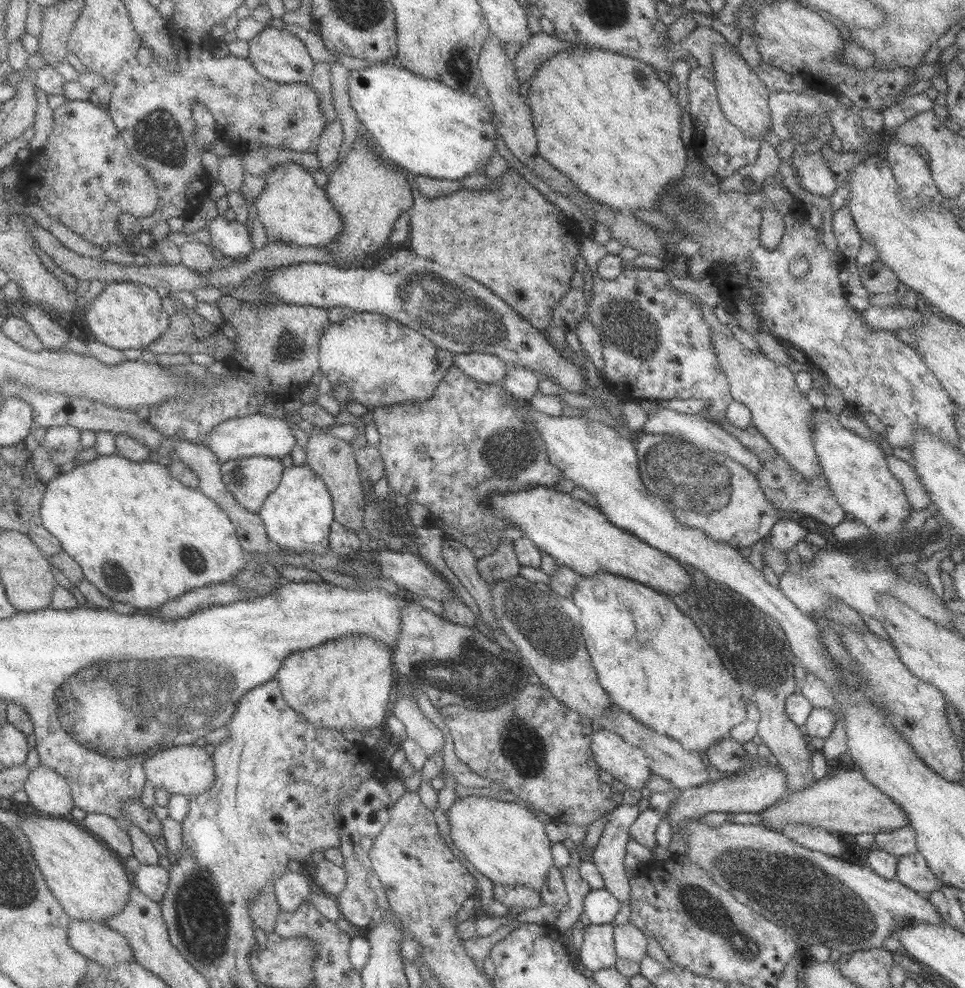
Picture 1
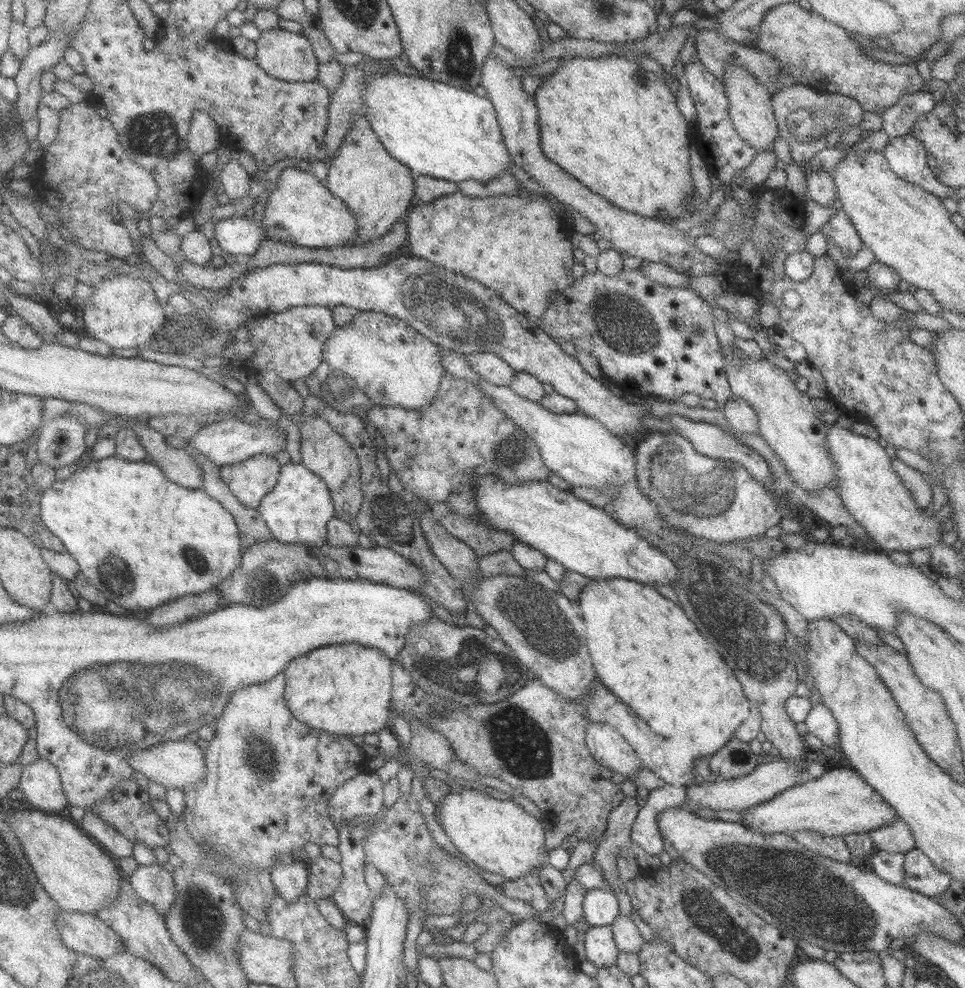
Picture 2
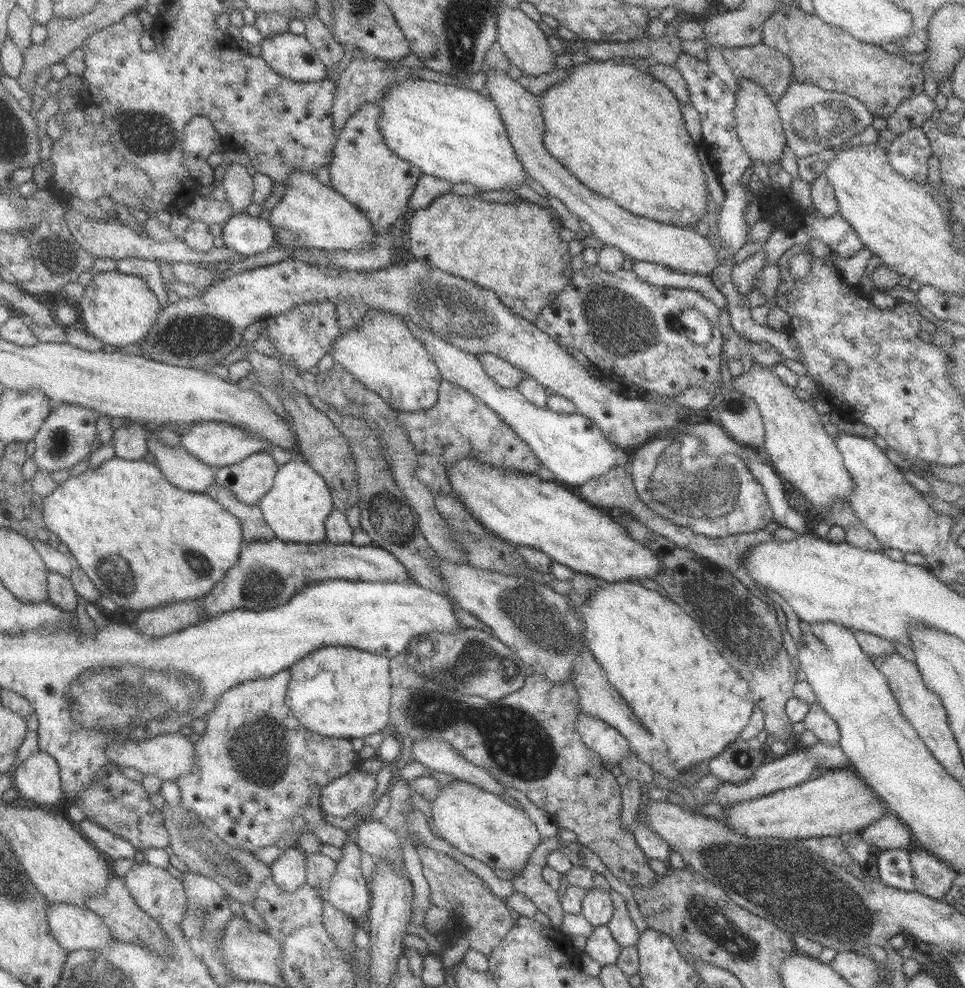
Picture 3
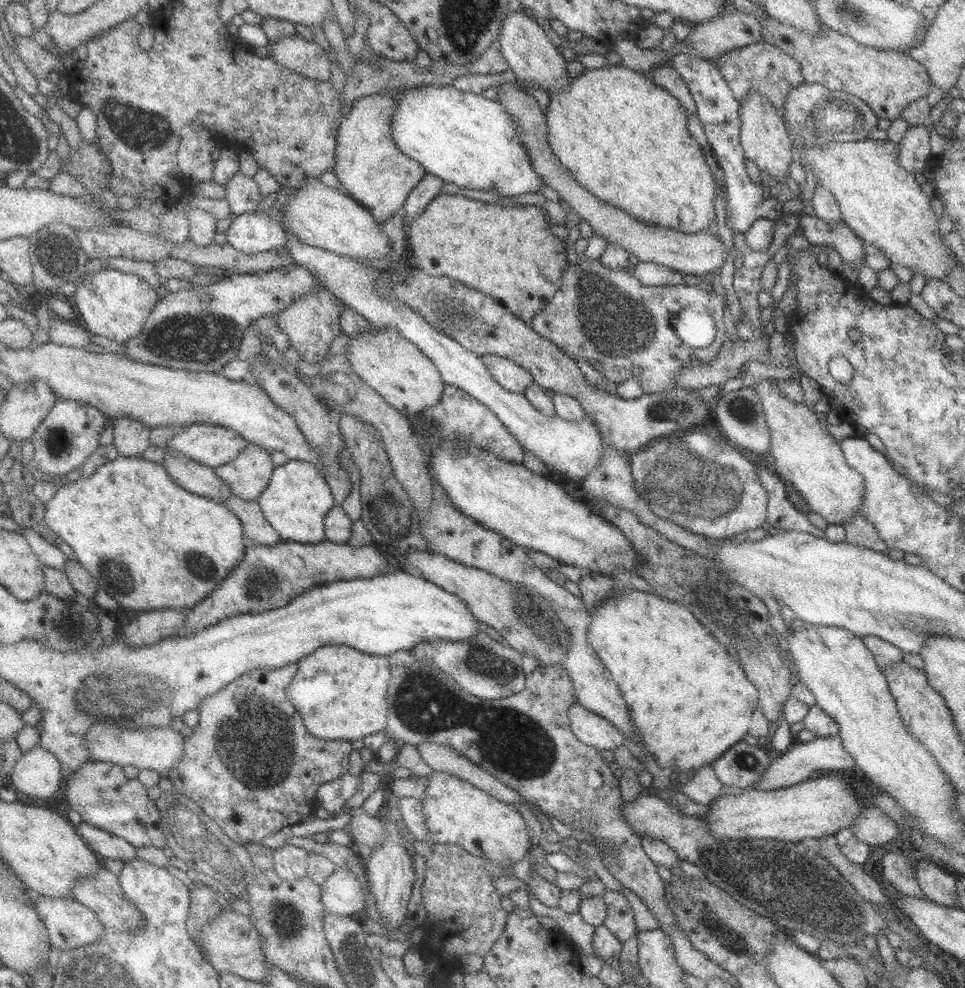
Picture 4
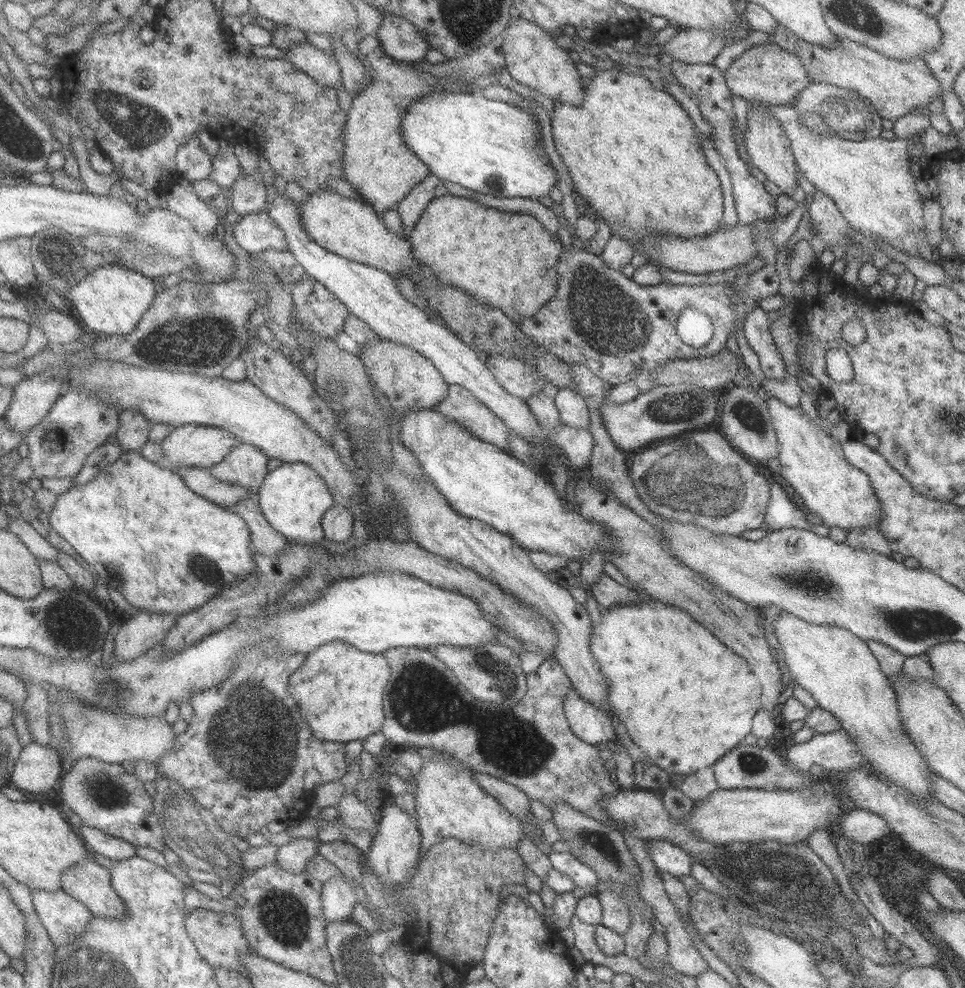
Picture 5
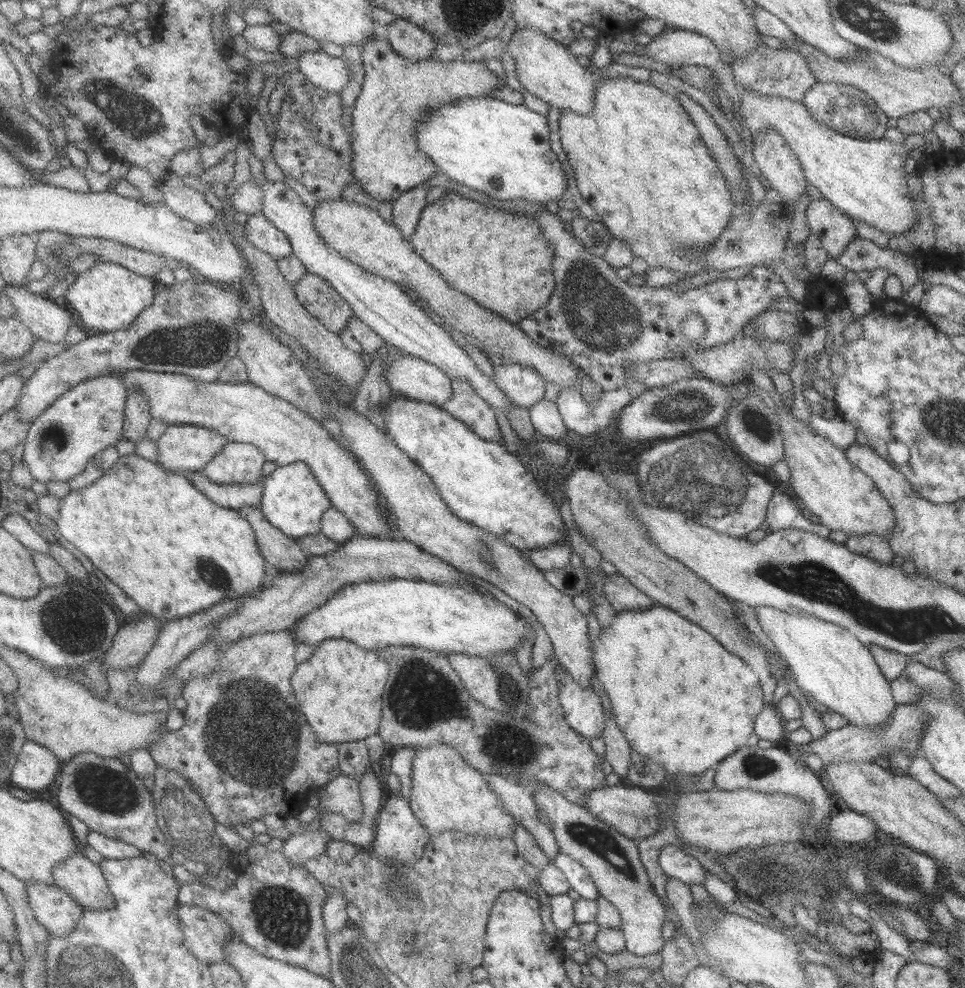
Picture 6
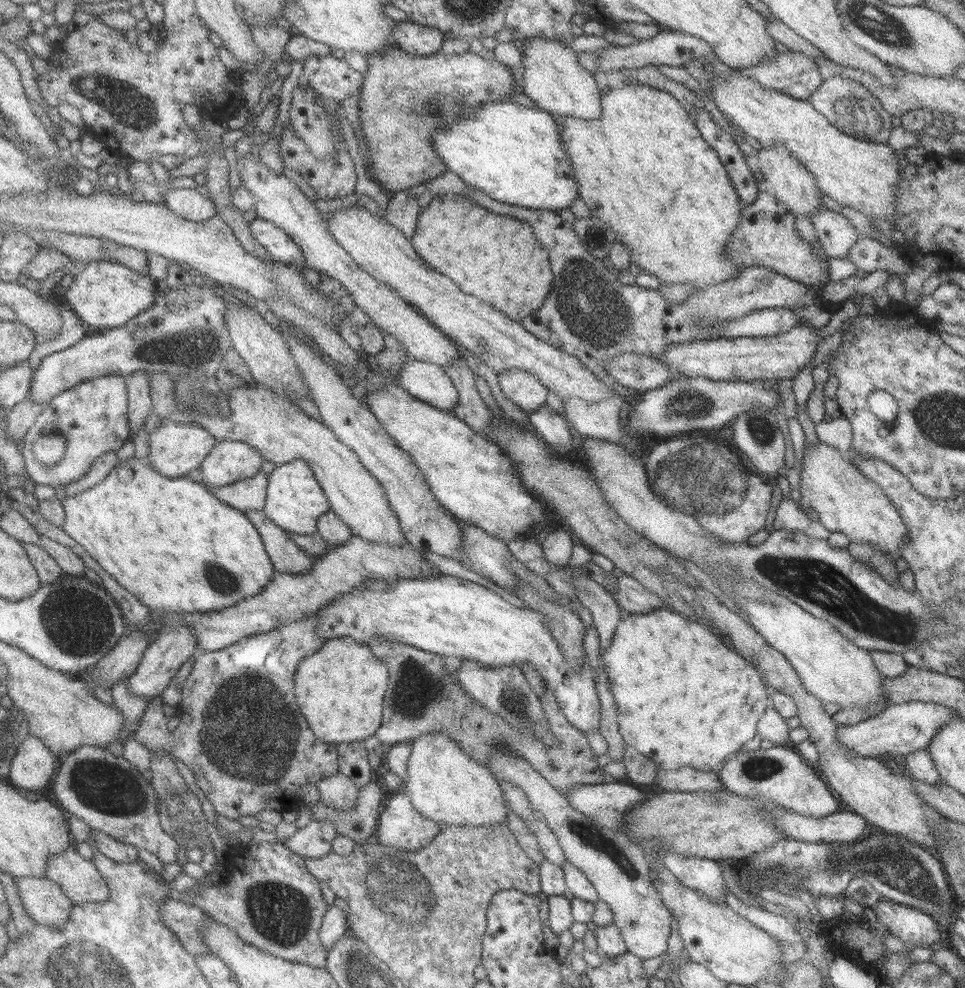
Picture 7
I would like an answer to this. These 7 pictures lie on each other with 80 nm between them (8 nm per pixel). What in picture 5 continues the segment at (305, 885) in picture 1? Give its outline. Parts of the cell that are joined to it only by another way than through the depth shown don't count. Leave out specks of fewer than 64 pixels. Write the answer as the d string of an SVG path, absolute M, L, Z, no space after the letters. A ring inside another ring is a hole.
M296 838L294 842L283 845L278 851L280 853L277 863L292 874L300 874L307 870L309 860L318 852L317 844L322 843L318 838L312 839Z

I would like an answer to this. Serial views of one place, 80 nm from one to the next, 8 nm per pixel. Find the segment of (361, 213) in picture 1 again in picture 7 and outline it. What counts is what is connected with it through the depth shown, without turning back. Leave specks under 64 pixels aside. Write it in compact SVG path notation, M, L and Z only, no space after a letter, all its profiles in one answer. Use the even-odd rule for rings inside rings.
M390 48L388 52L370 54L366 56L366 58L368 61L368 70L367 73L363 74L363 83L361 84L359 92L359 125L361 126L363 139L367 142L367 152L370 152L367 154L367 174L374 182L378 183L386 193L388 193L388 190L391 190L392 194L406 190L419 190L423 183L446 172L447 166L443 164L432 146L431 136L433 132L440 126L449 127L452 123L458 122L458 120L462 120L462 118L469 117L472 112L476 112L480 106L484 106L484 104L488 104L488 102L510 101L509 95L514 91L514 78L516 77L512 75L506 65L503 65L496 59L484 59L484 57L475 55L470 50L463 54L456 55L444 55L440 52L432 56L410 56L399 48Z

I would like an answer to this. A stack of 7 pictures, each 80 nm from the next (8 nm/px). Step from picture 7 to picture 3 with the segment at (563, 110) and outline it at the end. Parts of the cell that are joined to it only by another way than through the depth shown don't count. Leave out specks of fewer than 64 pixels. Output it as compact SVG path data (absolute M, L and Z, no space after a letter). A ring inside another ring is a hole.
M502 4L498 8L498 37L502 51L511 60L513 66L522 70L524 76L540 76L555 69L554 57L556 54L550 48L544 32L536 21L531 20L519 8L512 8Z

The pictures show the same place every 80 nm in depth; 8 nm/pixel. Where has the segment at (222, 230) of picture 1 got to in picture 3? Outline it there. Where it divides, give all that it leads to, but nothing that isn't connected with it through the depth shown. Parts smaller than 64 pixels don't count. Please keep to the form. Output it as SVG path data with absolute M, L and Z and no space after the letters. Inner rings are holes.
M247 212L234 215L224 225L223 239L227 247L246 257L266 253L280 245L270 220Z

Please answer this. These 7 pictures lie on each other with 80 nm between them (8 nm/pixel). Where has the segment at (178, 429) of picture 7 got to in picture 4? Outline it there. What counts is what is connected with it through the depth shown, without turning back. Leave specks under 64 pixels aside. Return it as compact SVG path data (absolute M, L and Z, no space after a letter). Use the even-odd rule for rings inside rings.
M200 423L179 429L170 450L218 469L238 459L251 442L227 426Z

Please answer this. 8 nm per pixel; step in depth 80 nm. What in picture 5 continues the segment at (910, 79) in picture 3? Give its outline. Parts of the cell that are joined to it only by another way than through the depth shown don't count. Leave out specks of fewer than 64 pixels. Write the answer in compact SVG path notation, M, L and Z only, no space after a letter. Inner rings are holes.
M778 25L768 36L770 43L799 57L811 83L818 82L854 90L872 104L882 120L894 122L919 108L927 107L933 102L933 98L941 96L938 79L920 57L910 60L890 58L846 38L840 38L834 46L826 48L802 40L782 25Z

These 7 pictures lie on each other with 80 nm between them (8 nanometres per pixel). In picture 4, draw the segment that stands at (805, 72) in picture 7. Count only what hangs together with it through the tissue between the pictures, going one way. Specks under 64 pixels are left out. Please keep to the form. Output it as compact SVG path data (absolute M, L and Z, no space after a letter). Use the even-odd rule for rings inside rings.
M765 41L727 51L712 61L716 68L719 68L724 80L731 88L732 94L738 101L744 100L743 98L750 91L758 91L767 98L766 100L770 100L772 106L782 110L789 92L805 83L803 74L800 72L800 63L780 48Z

